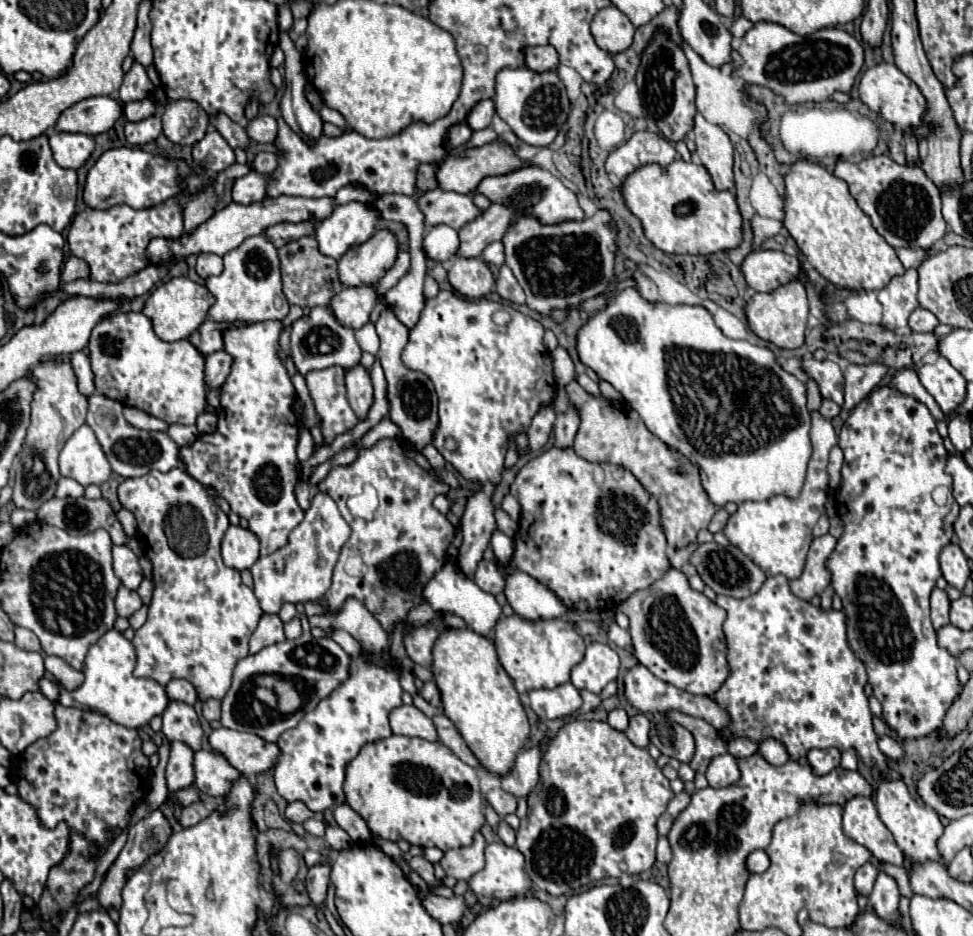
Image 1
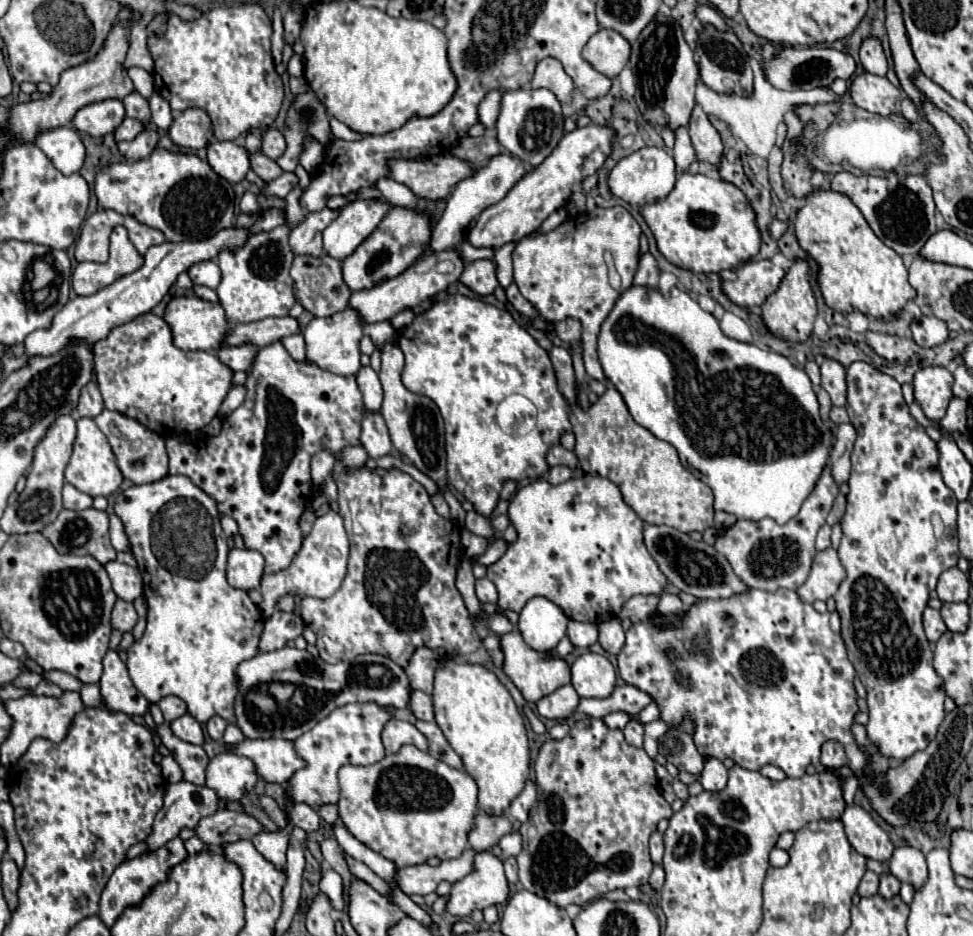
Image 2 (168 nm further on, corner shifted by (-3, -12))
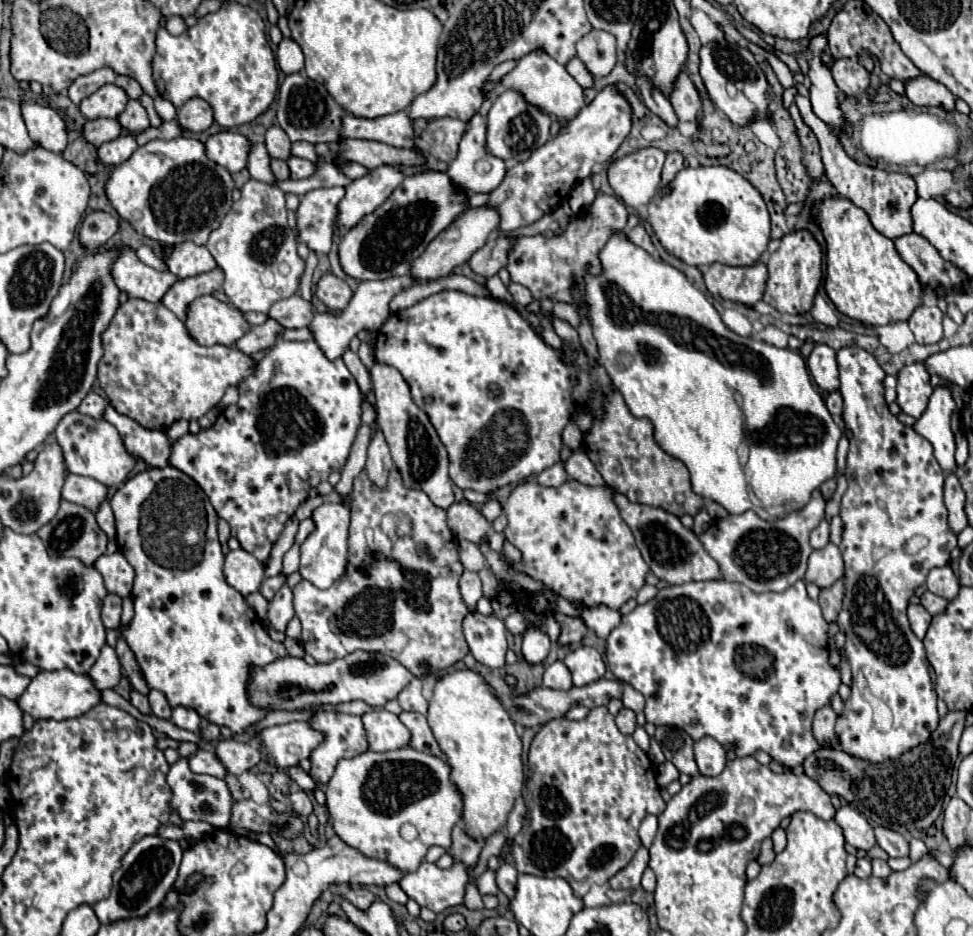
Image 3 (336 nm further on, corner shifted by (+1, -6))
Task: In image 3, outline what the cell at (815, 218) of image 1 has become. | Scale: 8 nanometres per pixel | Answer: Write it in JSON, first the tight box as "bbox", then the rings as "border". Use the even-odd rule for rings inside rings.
{"bbox":[813,196,923,326],"border":[[[841,196],[819,202],[813,216],[819,216],[827,240],[825,290],[835,308],[867,326],[909,320],[913,310],[923,304],[923,286],[913,268],[897,254],[893,240],[873,228],[865,210]]]}

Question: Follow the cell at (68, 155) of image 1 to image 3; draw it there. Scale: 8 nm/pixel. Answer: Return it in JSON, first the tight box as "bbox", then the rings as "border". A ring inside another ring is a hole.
{"bbox":[21,102,67,154],"border":[[[23,102],[21,114],[27,124],[29,136],[41,146],[55,154],[61,154],[67,146],[67,132],[63,118],[49,106],[41,106],[37,102]]]}

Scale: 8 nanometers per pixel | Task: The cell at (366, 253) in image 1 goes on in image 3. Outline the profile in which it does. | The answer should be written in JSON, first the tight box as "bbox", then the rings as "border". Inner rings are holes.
{"bbox":[339,170,467,280],"border":[[[425,170],[407,176],[399,188],[371,214],[363,216],[345,232],[339,244],[339,260],[343,270],[357,280],[385,280],[391,276],[407,276],[411,264],[419,258],[429,242],[443,232],[463,210],[467,210],[467,194],[453,184],[447,172]]]}

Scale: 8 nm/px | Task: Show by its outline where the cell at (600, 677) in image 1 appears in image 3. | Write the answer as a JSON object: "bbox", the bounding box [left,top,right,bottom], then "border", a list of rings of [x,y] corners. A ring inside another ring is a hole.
{"bbox":[565,646,605,686],"border":[[[581,646],[575,652],[569,652],[565,656],[565,666],[573,674],[575,686],[585,686],[595,680],[601,680],[605,674],[605,664],[601,654],[595,648]]]}

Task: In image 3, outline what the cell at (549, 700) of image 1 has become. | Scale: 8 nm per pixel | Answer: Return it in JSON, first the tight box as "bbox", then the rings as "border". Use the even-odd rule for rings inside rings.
{"bbox":[543,660,573,690],"border":[[[561,660],[553,662],[551,666],[547,666],[545,674],[543,674],[543,686],[555,688],[555,690],[569,690],[573,686],[569,668]]]}

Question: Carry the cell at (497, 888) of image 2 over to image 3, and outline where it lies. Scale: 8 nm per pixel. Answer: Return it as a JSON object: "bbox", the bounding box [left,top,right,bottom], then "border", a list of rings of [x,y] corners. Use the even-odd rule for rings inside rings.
{"bbox":[399,862,471,914],"border":[[[421,862],[417,872],[407,874],[399,880],[399,886],[421,908],[425,906],[431,912],[439,914],[463,902],[469,874],[471,870],[463,868],[463,864],[453,864],[447,870],[439,870],[431,862]]]}

